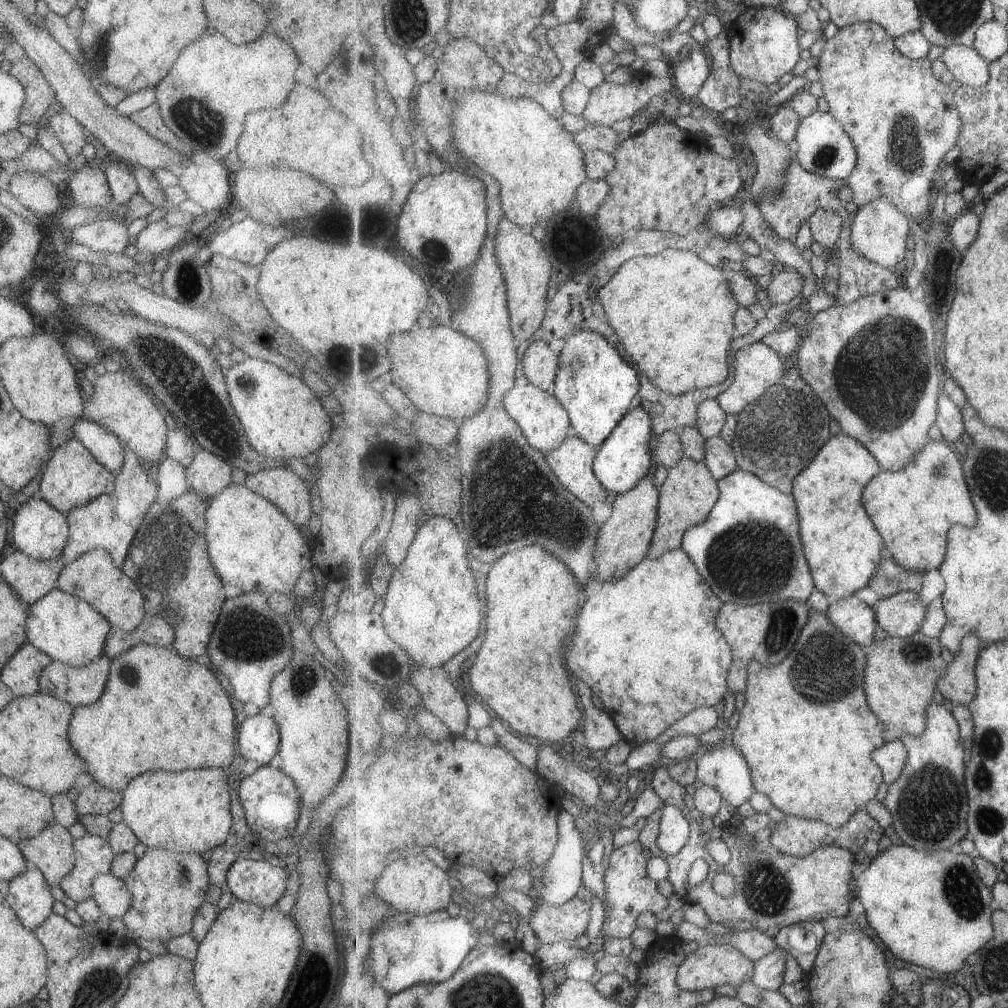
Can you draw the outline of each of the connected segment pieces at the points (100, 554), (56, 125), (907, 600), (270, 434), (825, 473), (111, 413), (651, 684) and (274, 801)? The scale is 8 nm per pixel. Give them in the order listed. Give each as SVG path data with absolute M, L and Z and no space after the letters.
M104 548L84 552L61 569L56 587L68 595L90 604L113 626L131 632L144 618L143 597L139 589L127 578L120 567L113 564L110 554Z
M61 111L58 114L47 113L47 124L61 143L68 158L80 154L85 146L84 128L70 114Z
M903 591L880 599L872 606L877 613L879 628L889 636L905 638L921 631L928 608L913 591Z
M247 356L240 363L235 363L232 367L225 369L224 372L226 391L231 406L237 414L248 443L262 457L304 458L315 454L330 439L333 424L337 418L335 414L329 414L334 412L325 412L319 403L318 396L302 379L288 374L270 362Z
M841 433L832 435L815 460L794 480L794 495L798 501L801 516L801 533L804 551L816 582L816 588L830 600L844 599L855 594L857 590L869 586L879 563L885 558L884 538L879 529L869 518L863 504L863 491L866 486L882 473L882 466L871 451L855 437Z
M127 370L116 373L106 372L98 376L92 387L93 395L85 396L81 417L92 420L111 431L147 466L159 462L164 457L166 424L161 409L157 408L157 404L151 400L153 395L135 378Z
M682 548L667 551L656 559L647 557L627 576L607 581L588 597L579 616L567 664L589 682L595 694L605 702L603 708L610 715L633 718L633 732L622 732L633 748L655 740L690 712L713 707L725 698L734 656L730 642L718 627L717 619L723 605L694 560Z
M269 765L259 766L253 774L240 780L238 785L238 799L241 803L247 826L254 834L260 834L265 840L270 840L275 836L287 836L296 827L296 822L300 811L300 798L295 783L287 776L282 769L277 769Z

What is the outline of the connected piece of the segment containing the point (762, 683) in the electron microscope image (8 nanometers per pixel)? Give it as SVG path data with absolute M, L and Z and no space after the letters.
M826 612L813 613L803 629L803 636L799 638L799 644L790 652L781 664L767 666L759 661L751 661L748 666L748 687L746 688L746 703L739 712L739 720L733 730L733 746L744 754L749 763L754 787L757 793L765 793L771 797L774 806L787 815L795 815L802 819L815 819L823 821L834 827L842 827L849 819L867 804L871 798L877 796L881 782L884 782L884 774L881 767L873 760L872 752L885 746L886 728L883 721L871 710L865 694L865 671L868 656L860 644L850 639L842 630L839 630Z

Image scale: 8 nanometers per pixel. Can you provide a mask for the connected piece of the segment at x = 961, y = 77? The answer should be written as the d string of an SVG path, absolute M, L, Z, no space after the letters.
M951 45L946 47L942 57L963 86L979 88L989 82L991 62L983 58L974 46Z

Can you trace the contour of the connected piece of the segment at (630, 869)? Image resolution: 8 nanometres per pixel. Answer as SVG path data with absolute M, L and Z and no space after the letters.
M637 840L616 848L610 856L610 865L604 878L607 887L606 899L610 904L610 910L607 911L601 935L596 940L597 945L602 942L601 938L624 939L631 936L633 930L638 927L637 919L641 913L657 914L661 910L667 910L666 908L669 906L668 898L659 892L657 882L648 873L648 860L643 852L645 852L644 844Z

